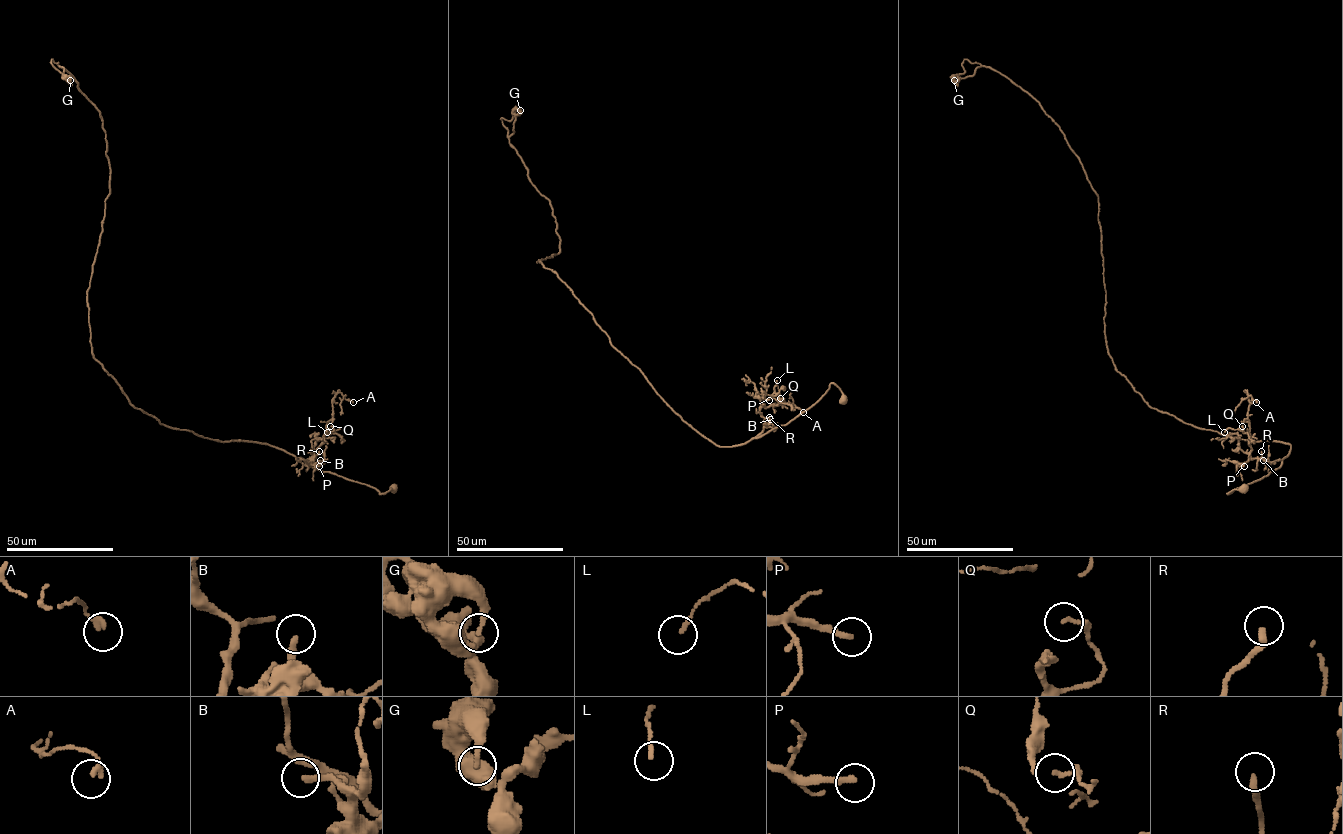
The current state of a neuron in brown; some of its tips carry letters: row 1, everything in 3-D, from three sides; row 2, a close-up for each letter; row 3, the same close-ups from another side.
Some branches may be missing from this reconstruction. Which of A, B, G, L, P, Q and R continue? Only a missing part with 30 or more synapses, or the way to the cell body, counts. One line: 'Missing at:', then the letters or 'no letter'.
Missing at: B, P, R

